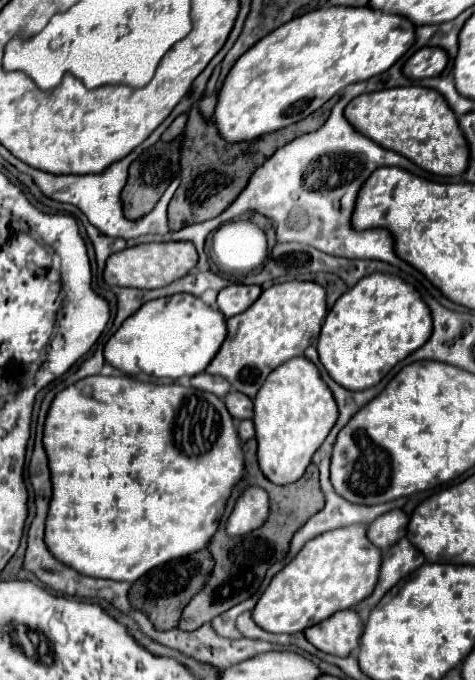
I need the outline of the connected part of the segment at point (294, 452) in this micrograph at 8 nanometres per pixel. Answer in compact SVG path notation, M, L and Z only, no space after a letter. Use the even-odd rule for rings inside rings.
M295 356L267 376L253 402L257 462L261 472L273 484L299 480L337 420L337 404L331 390L321 380L317 366L305 356Z

